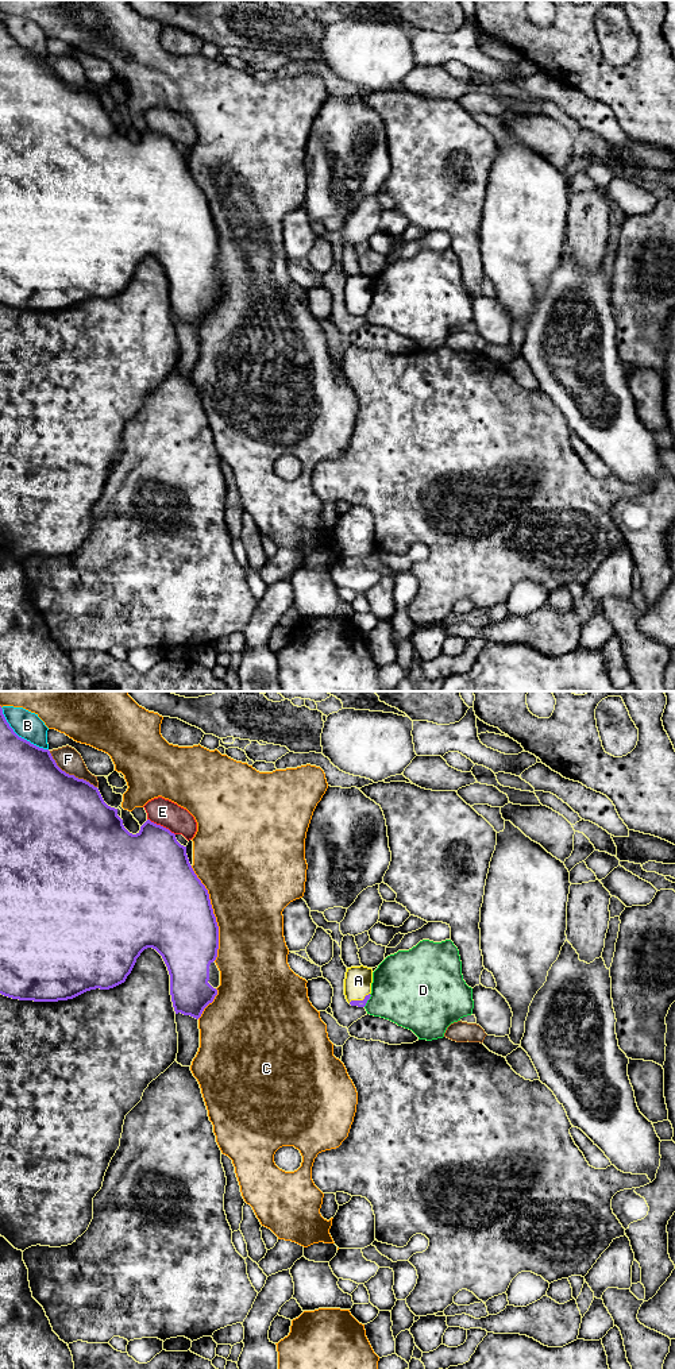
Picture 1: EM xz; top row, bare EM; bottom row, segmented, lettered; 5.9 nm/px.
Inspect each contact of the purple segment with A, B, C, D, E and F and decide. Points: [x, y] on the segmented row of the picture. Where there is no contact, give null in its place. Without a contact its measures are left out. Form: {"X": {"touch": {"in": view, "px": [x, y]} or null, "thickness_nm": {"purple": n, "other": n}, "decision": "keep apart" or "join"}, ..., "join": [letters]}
{"A": {"touch": {"in": "xz", "px": [358, 1001]}, "thickness_nm": {"purple": 50, "other": 160}, "decision": "join"}, "B": {"touch": {"in": "xz", "px": [18, 736]}, "thickness_nm": {"purple": 360, "other": 160}, "decision": "keep apart"}, "C": {"touch": {"in": "xz", "px": [212, 913]}, "thickness_nm": {"purple": 480, "other": 460}, "decision": "keep apart"}, "D": {"touch": {"in": "xz", "px": [367, 999]}, "thickness_nm": {"purple": 50, "other": 440}, "decision": "keep apart"}, "E": {"touch": {"in": "xz", "px": [159, 825]}, "thickness_nm": {"purple": 420, "other": 160}, "decision": "keep apart"}, "F": {"touch": {"in": "xz", "px": [70, 775]}, "thickness_nm": {"purple": 500, "other": 150}, "decision": "keep apart"}, "join": ["A"]}

